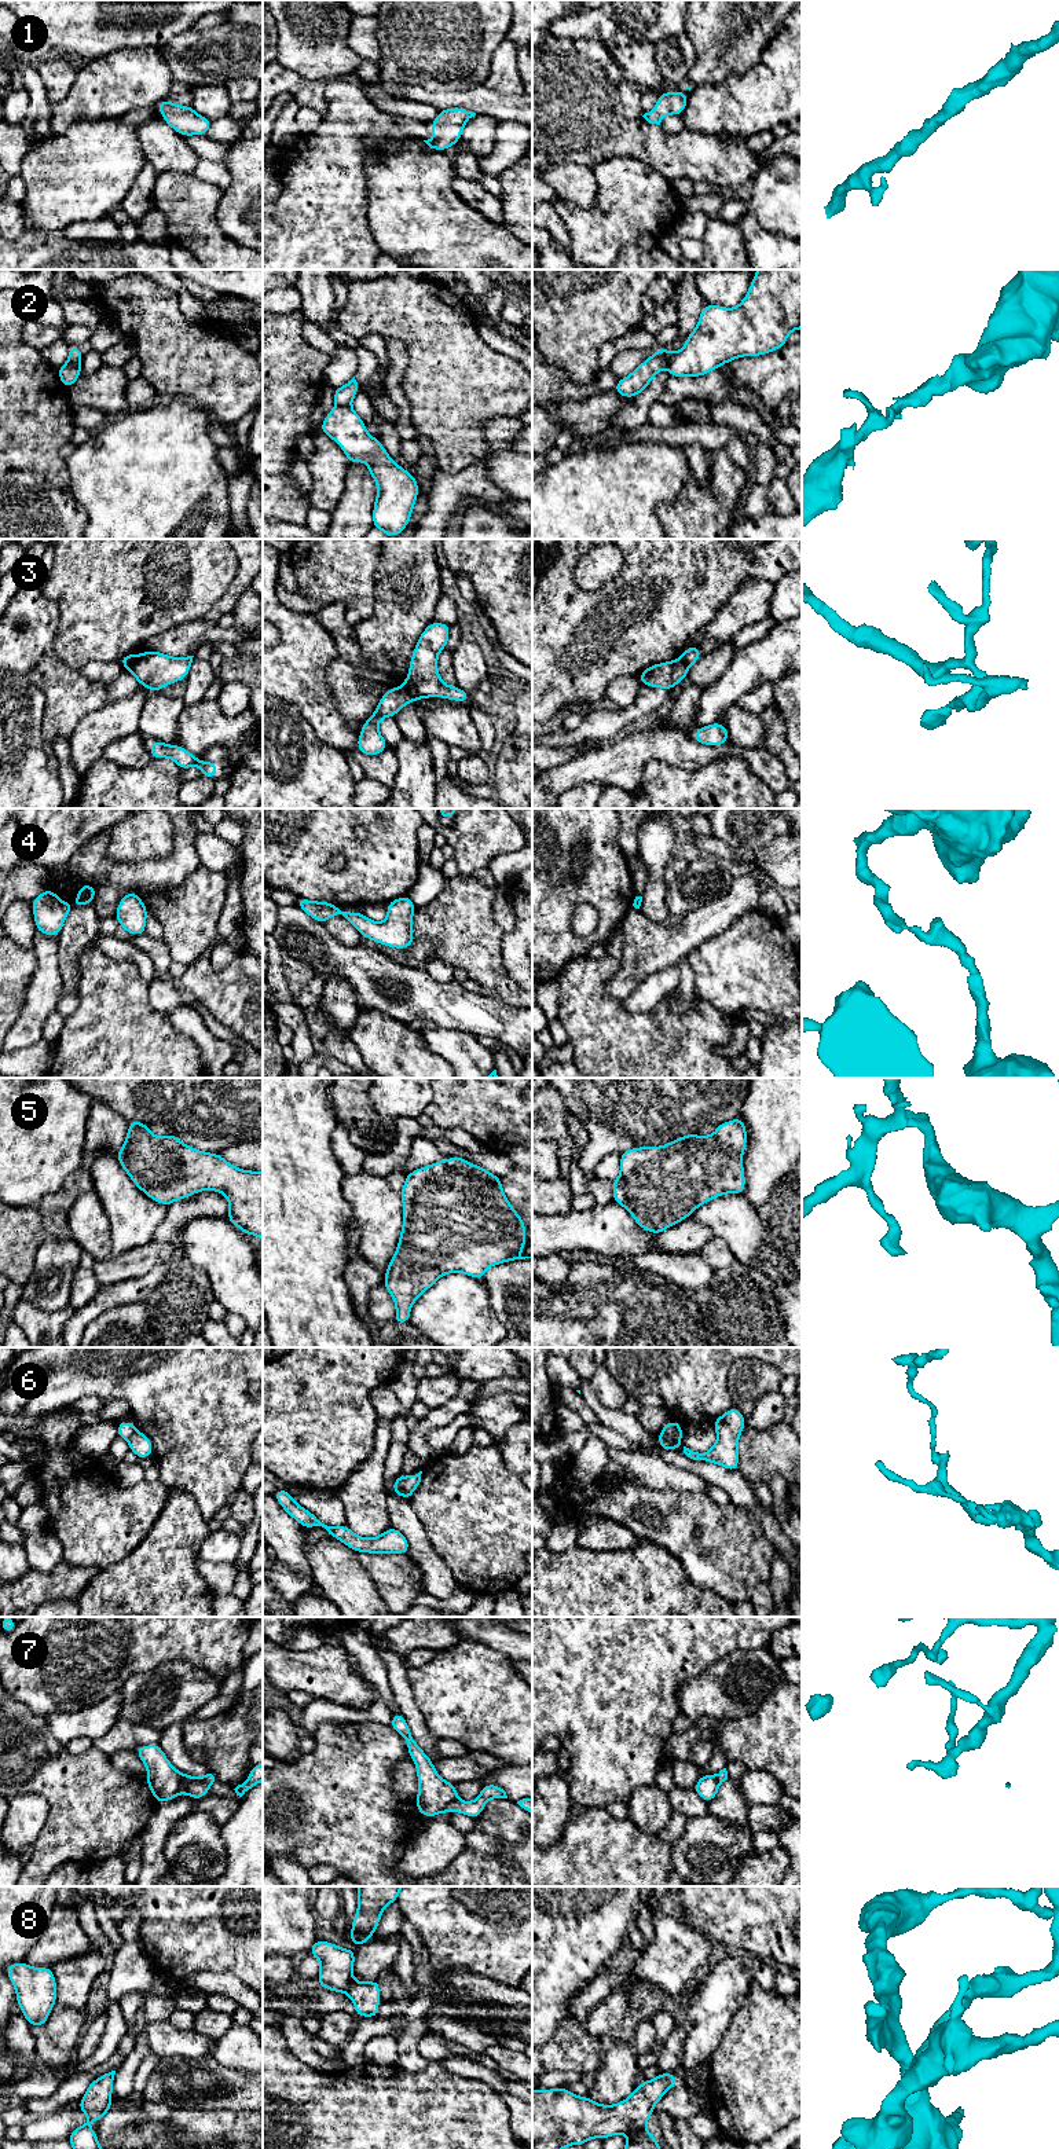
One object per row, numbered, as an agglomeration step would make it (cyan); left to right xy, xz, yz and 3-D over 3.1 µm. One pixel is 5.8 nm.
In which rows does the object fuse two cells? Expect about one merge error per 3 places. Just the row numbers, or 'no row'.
2, 3, 4, 6, 7

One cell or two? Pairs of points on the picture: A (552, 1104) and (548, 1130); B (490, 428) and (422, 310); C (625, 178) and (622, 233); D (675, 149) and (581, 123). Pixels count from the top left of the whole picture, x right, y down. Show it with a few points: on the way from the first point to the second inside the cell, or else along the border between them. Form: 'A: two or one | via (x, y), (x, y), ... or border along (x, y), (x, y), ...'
A: one | via (548, 1111), (548, 1123)
B: two | border along (517, 417), (495, 417), (487, 420), (480, 426)
C: one | via (625, 191), (622, 219)
D: one | via (652, 145), (604, 132)

